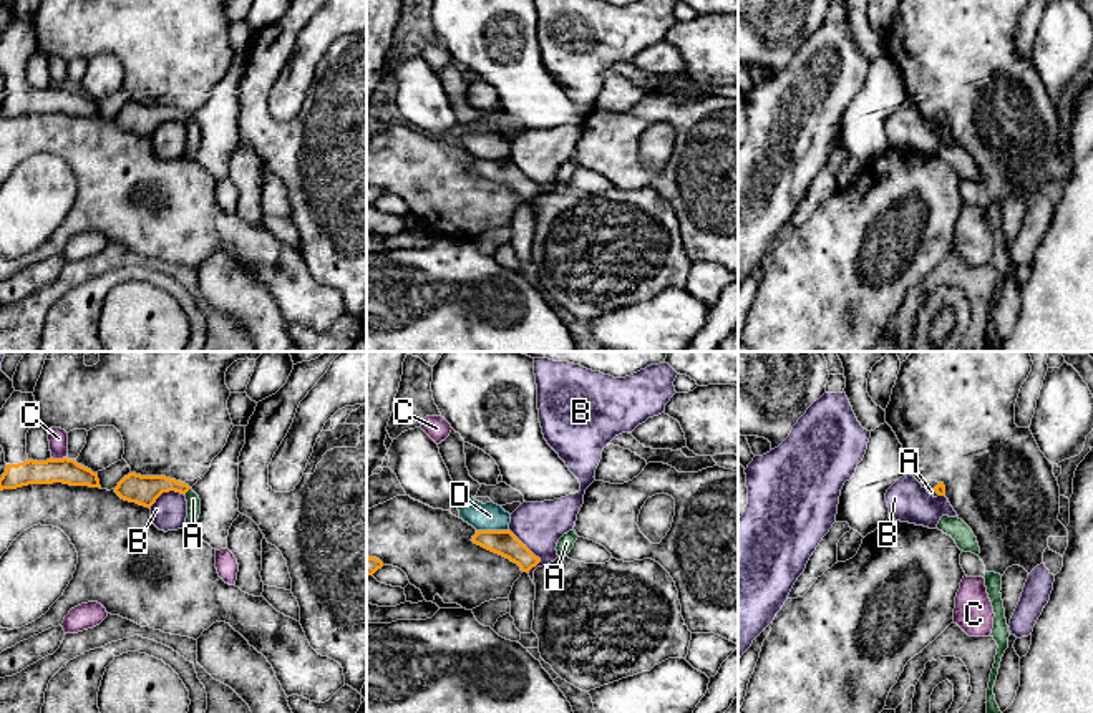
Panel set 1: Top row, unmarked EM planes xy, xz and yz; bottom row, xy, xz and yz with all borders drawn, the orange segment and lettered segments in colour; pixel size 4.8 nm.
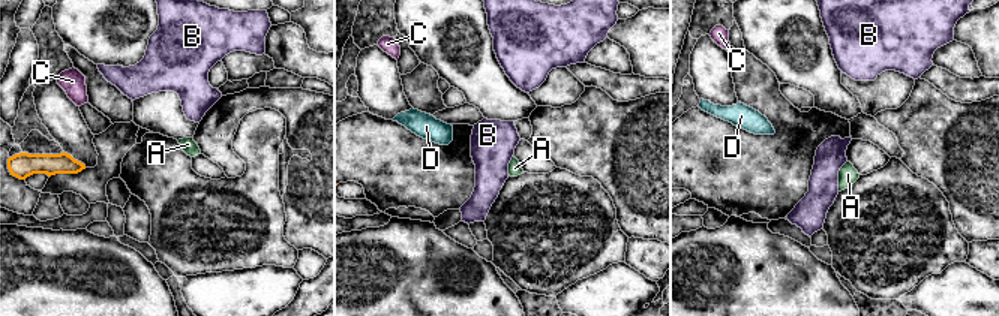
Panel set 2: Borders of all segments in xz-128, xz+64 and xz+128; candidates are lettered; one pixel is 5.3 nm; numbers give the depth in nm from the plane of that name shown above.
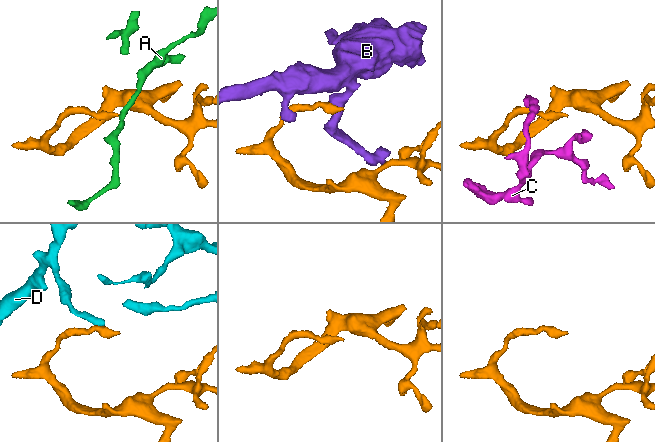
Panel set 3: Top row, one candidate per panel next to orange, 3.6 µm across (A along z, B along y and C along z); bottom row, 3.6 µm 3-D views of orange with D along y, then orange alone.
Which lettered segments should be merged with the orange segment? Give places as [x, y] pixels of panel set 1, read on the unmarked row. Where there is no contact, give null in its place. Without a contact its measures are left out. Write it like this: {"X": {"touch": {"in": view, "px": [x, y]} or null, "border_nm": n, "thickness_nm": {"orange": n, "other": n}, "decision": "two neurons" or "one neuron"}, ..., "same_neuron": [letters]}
{"A": {"touch": {"in": "xy", "px": [188, 118]}, "border_nm": 50, "thickness_nm": {"orange": 140, "other": 70}, "decision": "two neurons"}, "B": {"touch": {"in": "xz", "px": [529, 179]}, "border_nm": 240, "thickness_nm": {"orange": 120, "other": 240}, "decision": "two neurons"}, "C": {"touch": {"in": "xy", "px": [60, 88]}, "border_nm": 80, "thickness_nm": {"orange": 120, "other": 100}, "decision": "two neurons"}, "D": {"touch": {"in": "xz", "px": [491, 160]}, "border_nm": 160, "thickness_nm": {"orange": 120, "other": 140}, "decision": "two neurons"}, "same_neuron": []}

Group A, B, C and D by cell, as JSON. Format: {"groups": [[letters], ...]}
{"groups": [["A"], ["B"], ["C"], ["D"]]}

